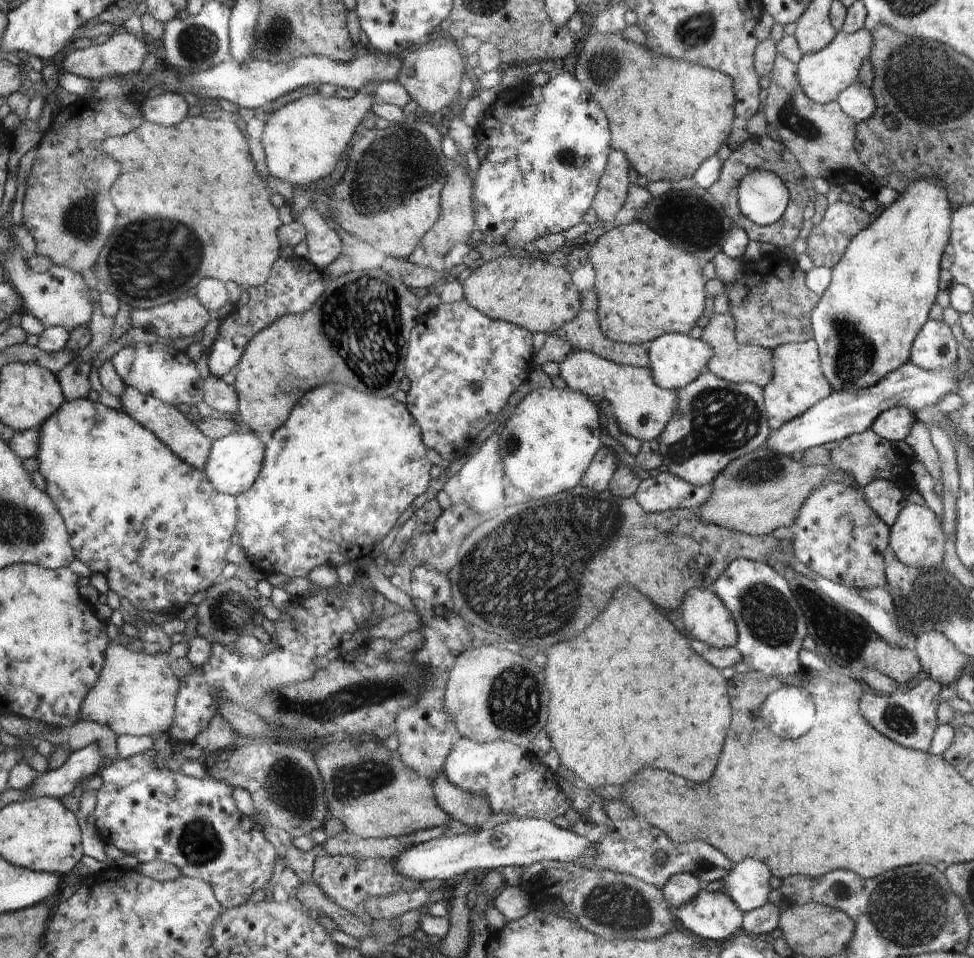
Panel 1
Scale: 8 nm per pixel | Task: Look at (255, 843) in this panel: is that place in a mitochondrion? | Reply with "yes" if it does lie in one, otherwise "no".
no

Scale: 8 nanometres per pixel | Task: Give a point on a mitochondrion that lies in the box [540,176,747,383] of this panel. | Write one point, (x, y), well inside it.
(690, 219)

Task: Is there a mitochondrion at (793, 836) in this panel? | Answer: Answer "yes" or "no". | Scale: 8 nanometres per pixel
no

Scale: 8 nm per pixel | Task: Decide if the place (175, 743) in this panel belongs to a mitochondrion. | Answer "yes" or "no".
no

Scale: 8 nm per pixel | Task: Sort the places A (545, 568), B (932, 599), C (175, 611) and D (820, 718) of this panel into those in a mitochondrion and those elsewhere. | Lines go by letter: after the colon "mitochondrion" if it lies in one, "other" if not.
A: mitochondrion
B: mitochondrion
C: other
D: other

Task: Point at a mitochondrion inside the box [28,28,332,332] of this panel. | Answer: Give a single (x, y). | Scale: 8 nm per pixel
(149, 260)

